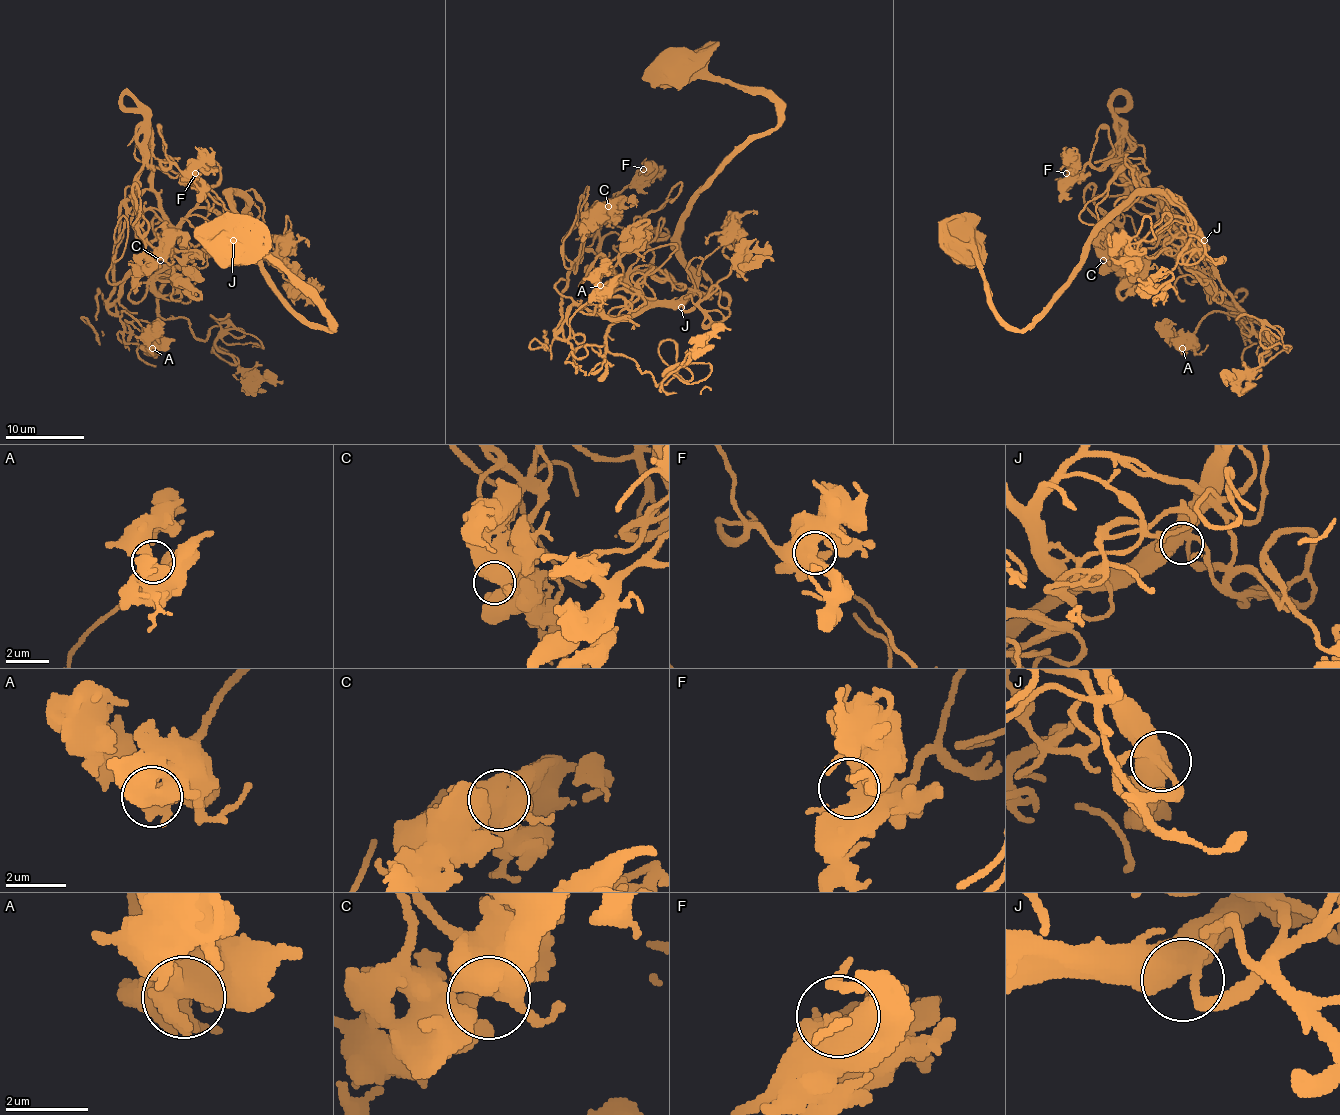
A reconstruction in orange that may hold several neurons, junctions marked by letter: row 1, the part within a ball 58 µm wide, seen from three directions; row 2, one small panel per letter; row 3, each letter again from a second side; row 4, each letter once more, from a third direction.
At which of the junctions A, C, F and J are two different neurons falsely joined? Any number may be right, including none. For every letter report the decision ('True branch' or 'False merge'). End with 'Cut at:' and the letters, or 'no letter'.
A: True branch
C: True branch
F: True branch
J: True branch
Cut at: no letter

